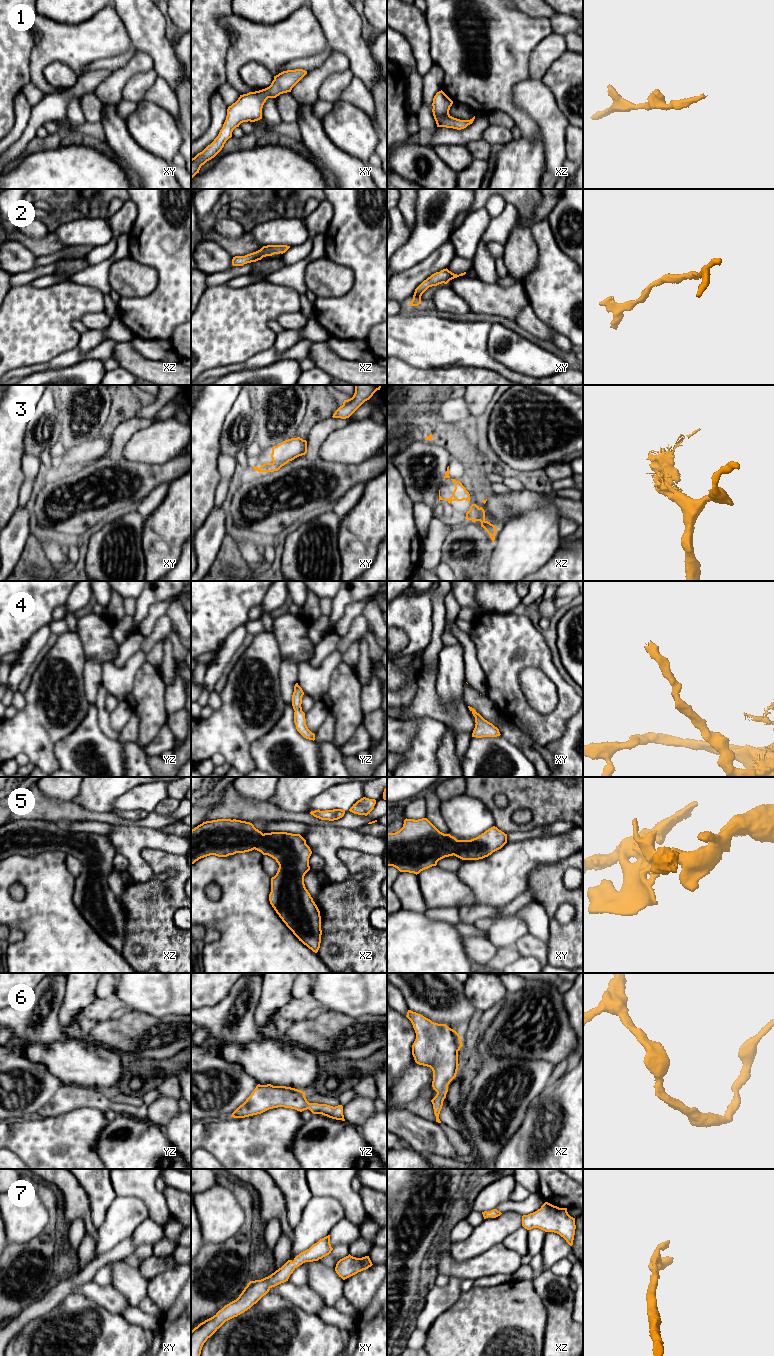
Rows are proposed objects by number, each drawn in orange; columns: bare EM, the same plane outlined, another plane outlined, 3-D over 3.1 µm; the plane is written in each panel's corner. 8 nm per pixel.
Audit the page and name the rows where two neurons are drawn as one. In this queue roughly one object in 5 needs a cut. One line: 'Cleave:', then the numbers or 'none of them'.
Cleave: none of them

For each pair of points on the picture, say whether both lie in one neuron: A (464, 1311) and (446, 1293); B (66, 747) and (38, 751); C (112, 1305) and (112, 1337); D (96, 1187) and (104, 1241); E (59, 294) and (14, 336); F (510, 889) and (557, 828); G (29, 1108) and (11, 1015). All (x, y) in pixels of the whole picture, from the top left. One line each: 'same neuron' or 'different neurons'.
A: different neurons
B: different neurons
C: different neurons
D: different neurons
E: same neuron
F: different neurons
G: same neuron

